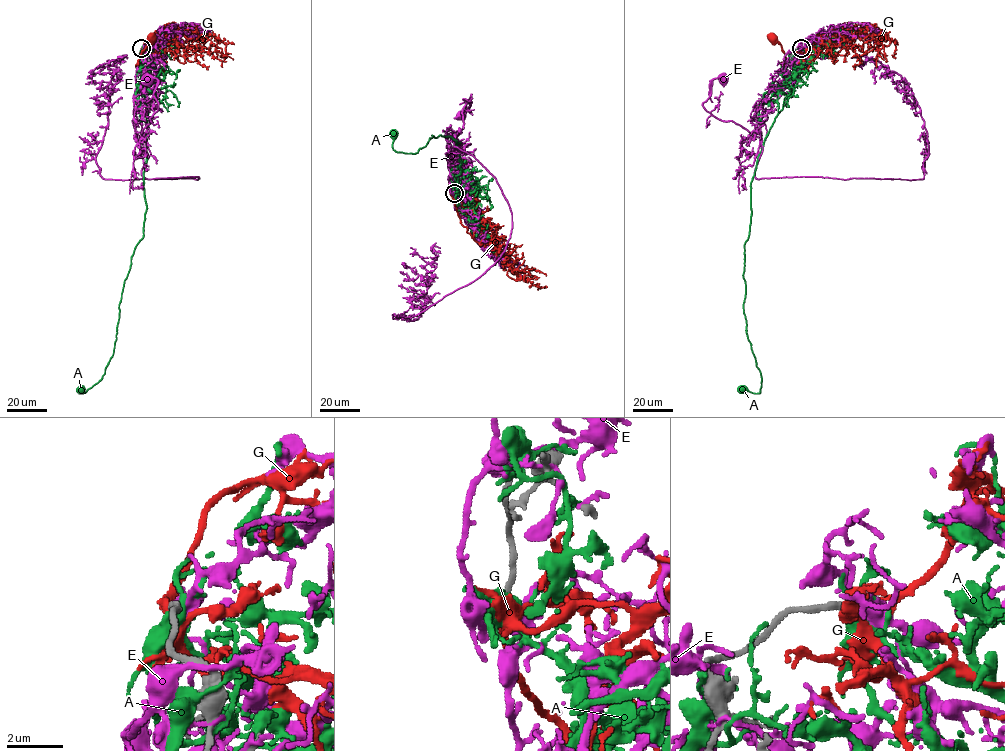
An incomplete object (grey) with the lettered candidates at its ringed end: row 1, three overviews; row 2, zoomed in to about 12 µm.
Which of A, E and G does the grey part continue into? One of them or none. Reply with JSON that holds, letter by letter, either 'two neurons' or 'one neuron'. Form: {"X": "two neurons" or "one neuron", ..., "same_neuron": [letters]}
{"A": "two neurons", "E": "two neurons", "G": "one neuron", "same_neuron": ["G"]}

